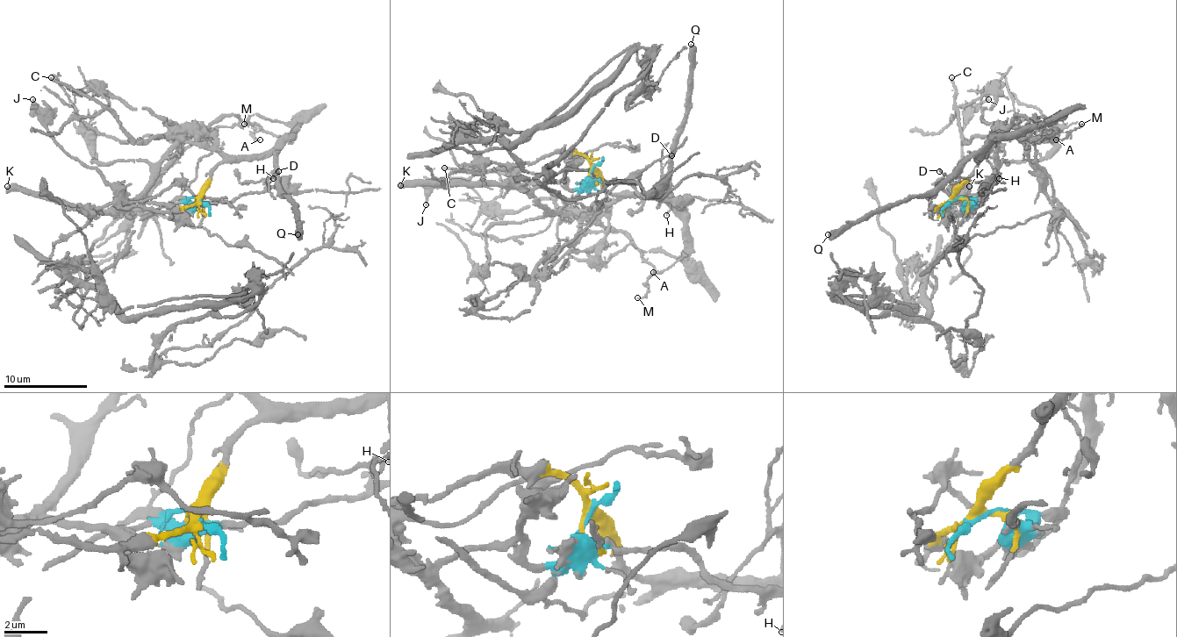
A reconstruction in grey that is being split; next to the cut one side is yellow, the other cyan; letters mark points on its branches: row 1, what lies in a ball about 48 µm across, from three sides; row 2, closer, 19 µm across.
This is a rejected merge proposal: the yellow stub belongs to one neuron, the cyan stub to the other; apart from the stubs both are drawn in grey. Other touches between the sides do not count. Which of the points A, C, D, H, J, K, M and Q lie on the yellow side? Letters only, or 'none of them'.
A, C, D, M, Q

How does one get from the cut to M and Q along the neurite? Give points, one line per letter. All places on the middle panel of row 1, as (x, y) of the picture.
M: (591, 169), (613, 192), (656, 195), (685, 224), (677, 257), (645, 251), (653, 274), (636, 297)
Q: (591, 169), (613, 192), (663, 192), (689, 92), (691, 44)

